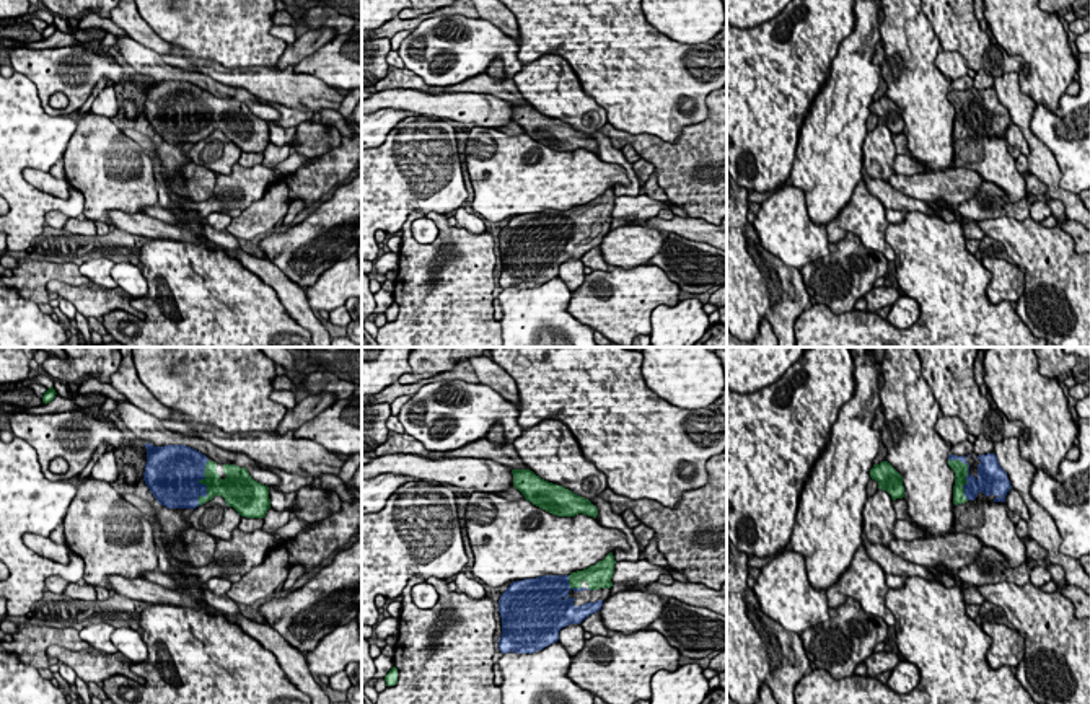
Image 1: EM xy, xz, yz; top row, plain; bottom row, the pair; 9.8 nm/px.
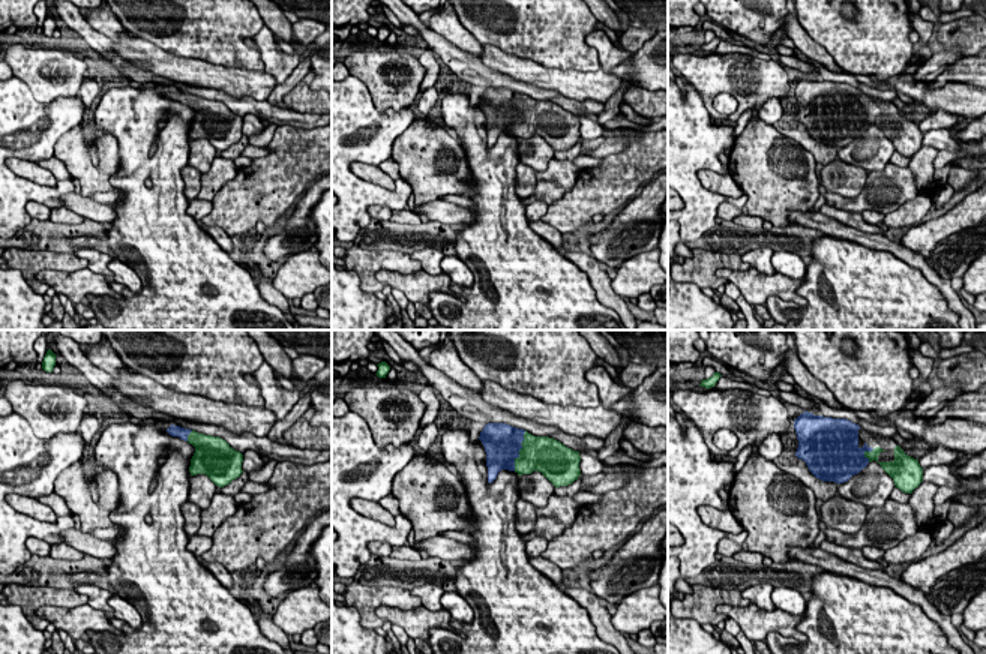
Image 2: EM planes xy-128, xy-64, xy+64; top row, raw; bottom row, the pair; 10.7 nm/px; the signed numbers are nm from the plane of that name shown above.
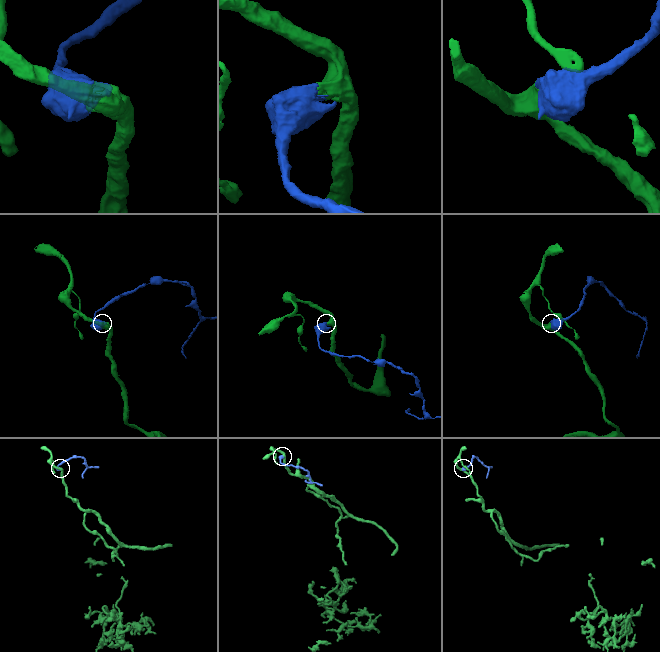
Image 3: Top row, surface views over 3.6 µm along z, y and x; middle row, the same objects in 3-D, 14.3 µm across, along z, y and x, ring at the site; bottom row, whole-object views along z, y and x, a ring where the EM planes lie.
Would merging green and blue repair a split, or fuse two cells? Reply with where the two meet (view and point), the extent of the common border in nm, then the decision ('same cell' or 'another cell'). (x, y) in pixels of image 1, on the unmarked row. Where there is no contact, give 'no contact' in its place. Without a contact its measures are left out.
xy (202, 118) | 460 nm | same cell

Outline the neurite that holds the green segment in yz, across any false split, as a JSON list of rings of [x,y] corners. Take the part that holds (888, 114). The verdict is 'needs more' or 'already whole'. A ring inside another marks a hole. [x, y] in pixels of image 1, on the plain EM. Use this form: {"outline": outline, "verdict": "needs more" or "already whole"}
{"outline": [[[888,96],[873,99],[870,112],[875,114],[878,124],[886,125],[893,135],[904,132],[903,112]]], "verdict": "already whole"}

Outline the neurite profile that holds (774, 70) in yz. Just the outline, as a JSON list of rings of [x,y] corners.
[[[792,0],[777,16],[754,28],[741,29],[727,21],[727,173],[738,186],[748,192],[774,192],[790,179],[803,119],[854,26],[854,0]]]

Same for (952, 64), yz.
[[[940,49],[935,65],[950,81],[968,75],[969,70],[965,57],[955,51]]]

